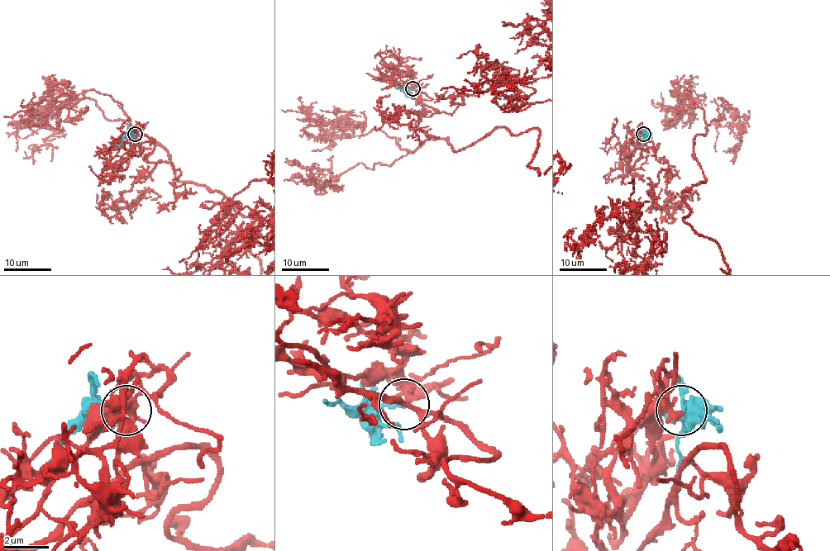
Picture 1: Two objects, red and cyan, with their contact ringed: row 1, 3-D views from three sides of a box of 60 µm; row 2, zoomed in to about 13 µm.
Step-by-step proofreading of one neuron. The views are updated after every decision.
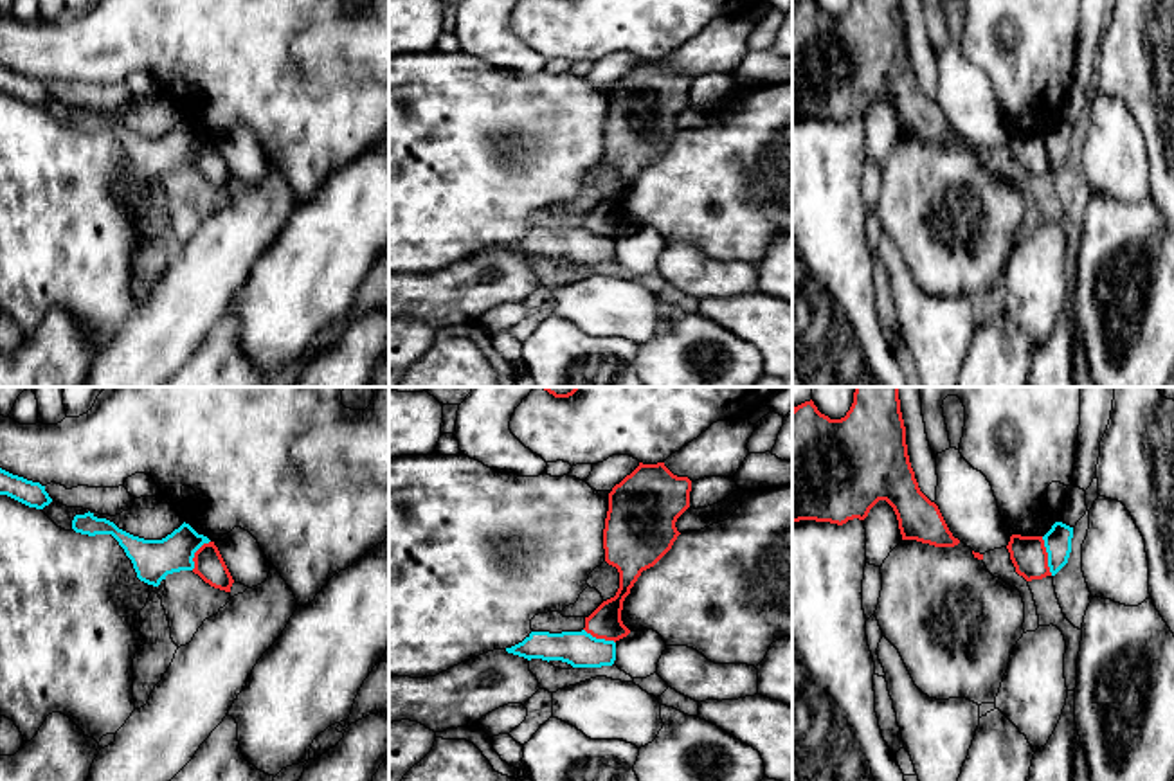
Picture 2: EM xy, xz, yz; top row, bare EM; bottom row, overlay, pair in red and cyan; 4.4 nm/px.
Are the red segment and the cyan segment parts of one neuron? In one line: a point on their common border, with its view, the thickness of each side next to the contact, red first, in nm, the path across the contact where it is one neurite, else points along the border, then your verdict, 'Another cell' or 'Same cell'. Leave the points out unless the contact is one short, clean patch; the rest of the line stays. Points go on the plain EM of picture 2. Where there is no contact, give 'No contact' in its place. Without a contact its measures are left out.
Touches red at yz (1047, 153). Thickness 160 nm (red) against 120 nm. Path across: yz (1029, 152), (1047, 153), (1057, 137). Same cell

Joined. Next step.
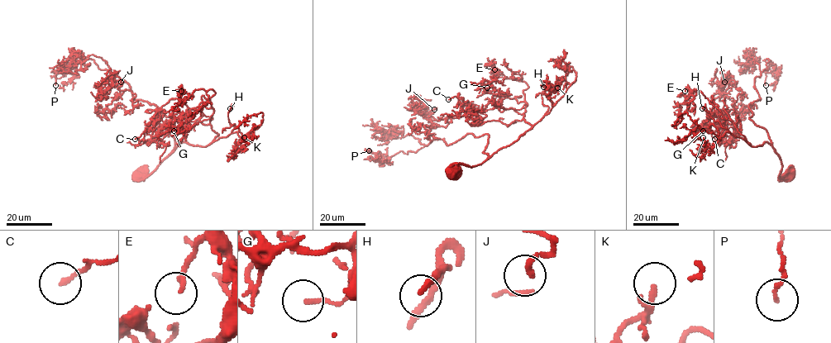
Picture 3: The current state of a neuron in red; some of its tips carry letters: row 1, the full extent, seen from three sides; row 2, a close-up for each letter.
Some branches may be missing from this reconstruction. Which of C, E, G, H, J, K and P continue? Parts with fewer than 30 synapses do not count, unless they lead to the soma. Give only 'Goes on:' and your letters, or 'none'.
Goes on: H

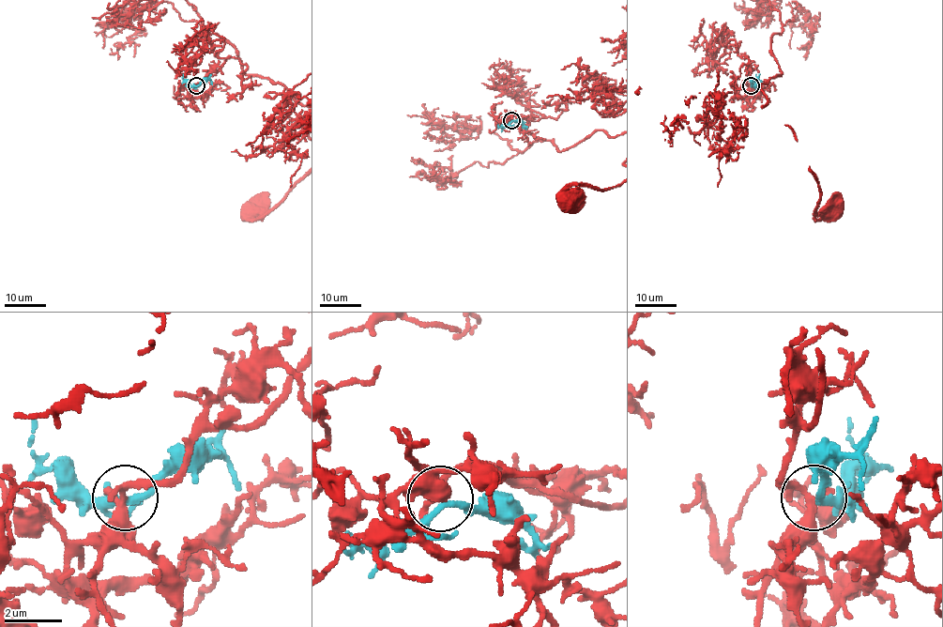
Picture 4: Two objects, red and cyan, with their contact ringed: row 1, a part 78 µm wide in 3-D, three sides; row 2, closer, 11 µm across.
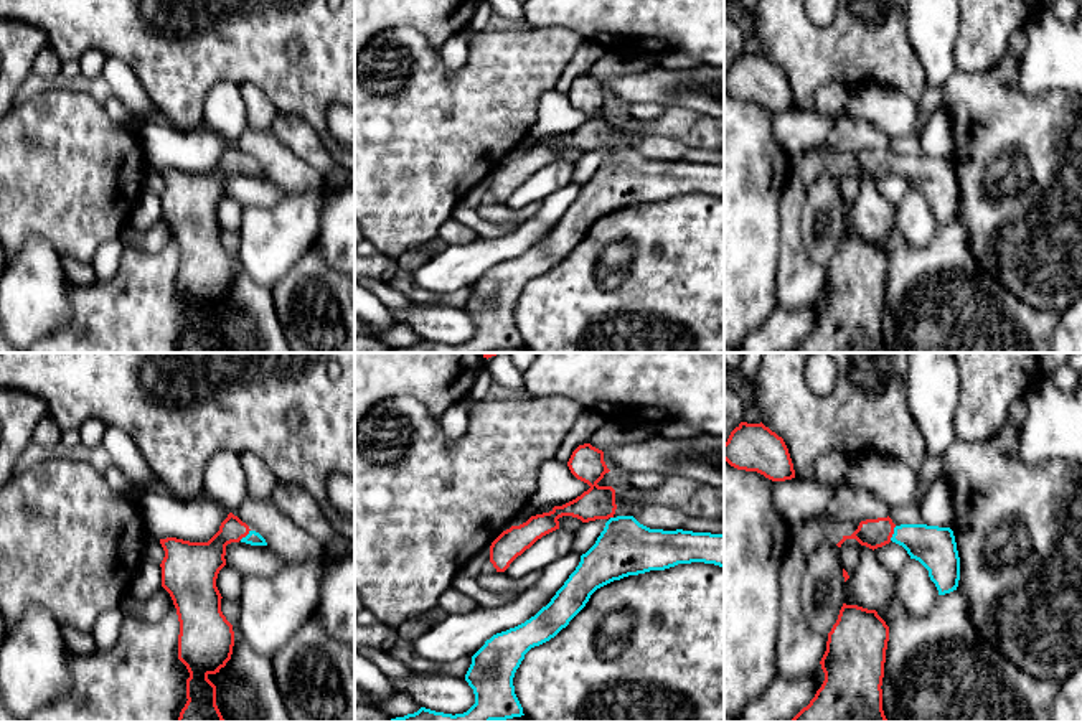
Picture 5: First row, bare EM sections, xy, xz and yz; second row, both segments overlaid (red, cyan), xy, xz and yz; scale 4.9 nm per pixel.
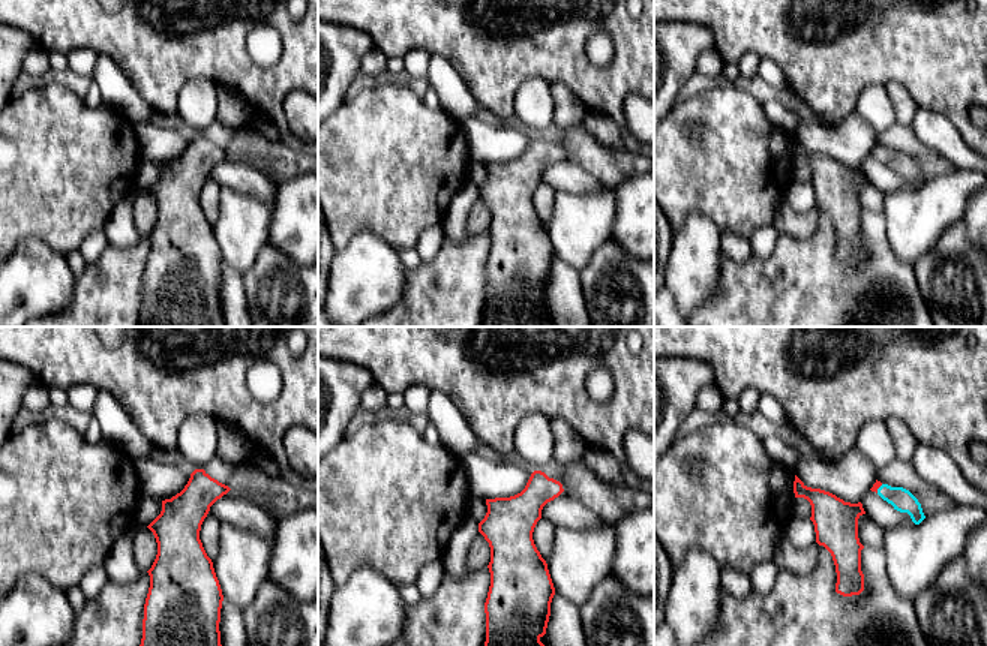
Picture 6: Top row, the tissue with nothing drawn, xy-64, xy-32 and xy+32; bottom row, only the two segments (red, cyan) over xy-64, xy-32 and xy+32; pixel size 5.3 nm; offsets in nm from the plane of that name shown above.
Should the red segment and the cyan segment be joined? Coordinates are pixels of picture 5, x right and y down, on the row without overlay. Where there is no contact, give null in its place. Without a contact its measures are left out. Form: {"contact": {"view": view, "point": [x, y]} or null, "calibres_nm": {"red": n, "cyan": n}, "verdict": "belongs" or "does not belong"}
{"contact": {"view": "yz", "point": [893, 164]}, "calibres_nm": {"red": 140, "cyan": 200}, "verdict": "belongs"}

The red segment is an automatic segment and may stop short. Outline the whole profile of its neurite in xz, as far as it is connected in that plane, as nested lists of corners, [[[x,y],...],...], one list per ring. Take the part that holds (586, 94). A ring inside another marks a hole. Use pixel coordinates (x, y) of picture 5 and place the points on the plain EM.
[[[590,74],[579,76],[567,97],[577,110],[590,119],[576,130],[554,137],[549,143],[531,147],[526,153],[503,162],[490,176],[490,193],[496,203],[505,203],[538,170],[559,160],[557,150],[562,147],[572,147],[582,153],[614,148],[615,120],[597,115],[610,102],[604,92],[604,82]]]

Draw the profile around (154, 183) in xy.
[[[148,168],[145,173],[143,191],[162,195],[163,188],[165,188],[165,181],[160,175],[160,170]]]

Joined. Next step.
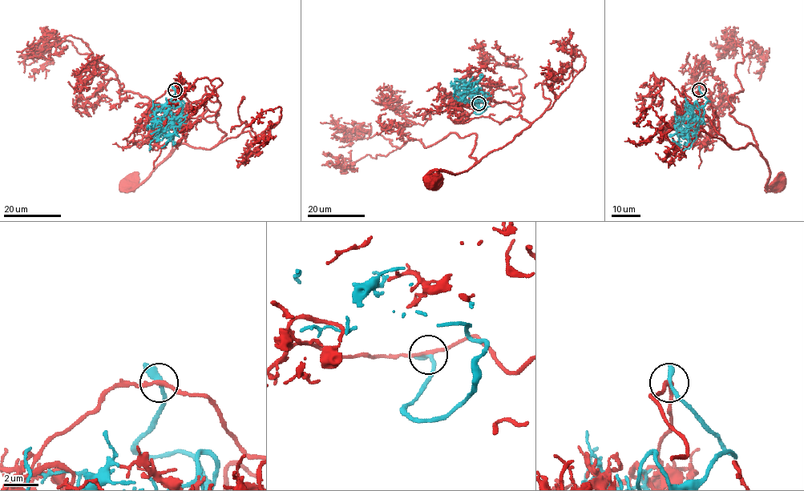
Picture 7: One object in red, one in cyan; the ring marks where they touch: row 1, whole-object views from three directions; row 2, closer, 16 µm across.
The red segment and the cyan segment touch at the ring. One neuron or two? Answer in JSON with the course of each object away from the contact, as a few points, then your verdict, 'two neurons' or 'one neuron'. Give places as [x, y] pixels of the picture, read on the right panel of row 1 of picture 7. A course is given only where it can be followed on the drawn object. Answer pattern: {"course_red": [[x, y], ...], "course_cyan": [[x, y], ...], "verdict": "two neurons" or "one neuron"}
{"course_red": [[698, 90], [701, 101], [697, 103], [714, 130], [734, 149], [751, 143], [767, 164], [767, 187], [777, 187]], "course_cyan": [[698, 90], [709, 102], [699, 109], [698, 119], [689, 122], [684, 134], [676, 126], [685, 129], [688, 121]], "verdict": "two neurons"}

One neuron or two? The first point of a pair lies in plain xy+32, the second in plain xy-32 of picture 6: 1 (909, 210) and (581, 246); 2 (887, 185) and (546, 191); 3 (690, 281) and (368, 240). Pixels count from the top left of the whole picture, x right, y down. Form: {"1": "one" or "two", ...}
{"1": "one", "2": "two", "3": "one"}

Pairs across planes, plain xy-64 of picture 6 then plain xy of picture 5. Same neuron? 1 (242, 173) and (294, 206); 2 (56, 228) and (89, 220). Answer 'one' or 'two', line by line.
1: two
2: one

